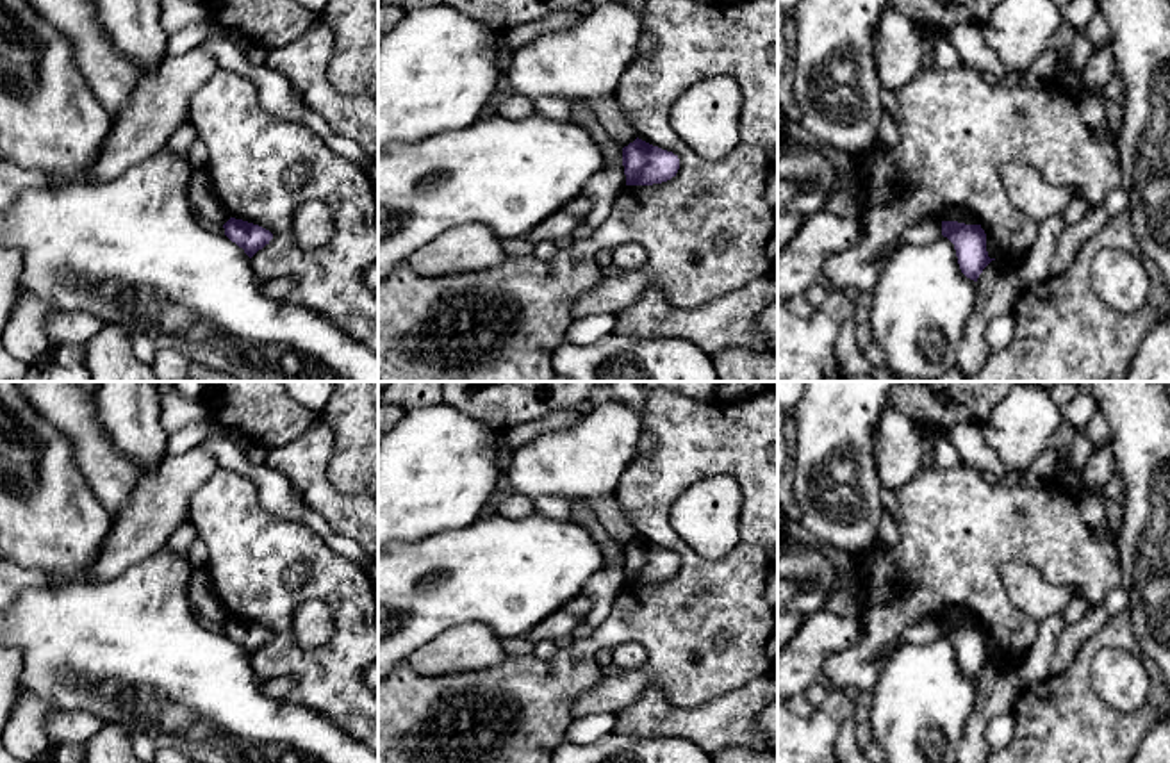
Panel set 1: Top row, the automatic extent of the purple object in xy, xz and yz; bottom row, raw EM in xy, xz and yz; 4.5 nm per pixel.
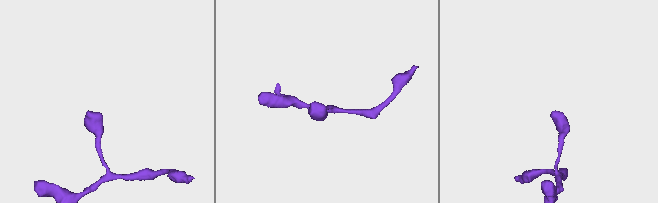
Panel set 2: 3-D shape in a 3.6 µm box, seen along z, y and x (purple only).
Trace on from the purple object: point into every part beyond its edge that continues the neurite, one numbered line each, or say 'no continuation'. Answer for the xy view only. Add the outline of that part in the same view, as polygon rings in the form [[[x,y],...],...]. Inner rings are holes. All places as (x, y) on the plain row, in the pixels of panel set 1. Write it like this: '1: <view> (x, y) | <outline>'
no continuation

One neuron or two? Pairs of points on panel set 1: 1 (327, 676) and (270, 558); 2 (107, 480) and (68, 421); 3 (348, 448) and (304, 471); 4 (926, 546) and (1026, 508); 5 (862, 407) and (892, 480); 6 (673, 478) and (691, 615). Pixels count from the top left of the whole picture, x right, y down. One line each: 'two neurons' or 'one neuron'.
1: one neuron
2: one neuron
3: two neurons
4: one neuron
5: two neurons
6: one neuron

